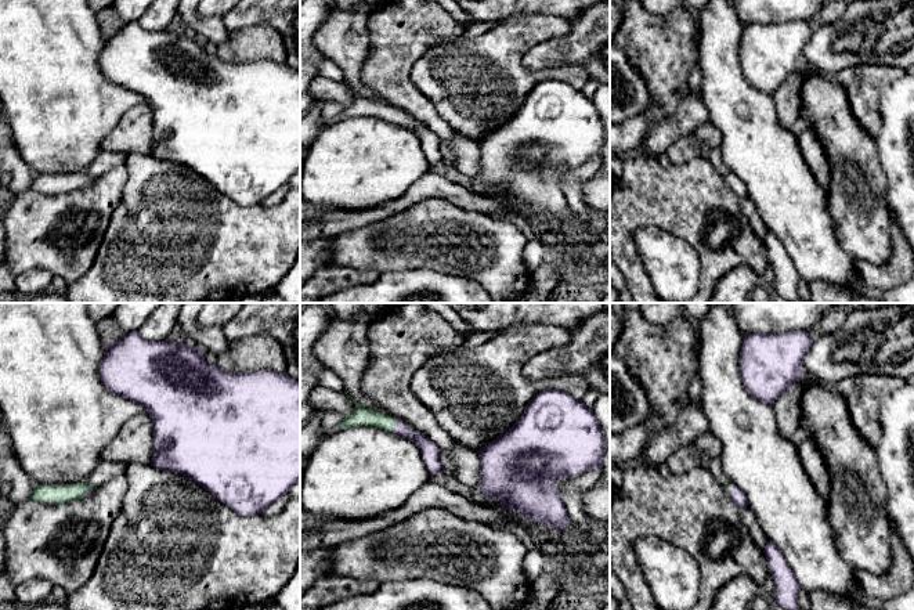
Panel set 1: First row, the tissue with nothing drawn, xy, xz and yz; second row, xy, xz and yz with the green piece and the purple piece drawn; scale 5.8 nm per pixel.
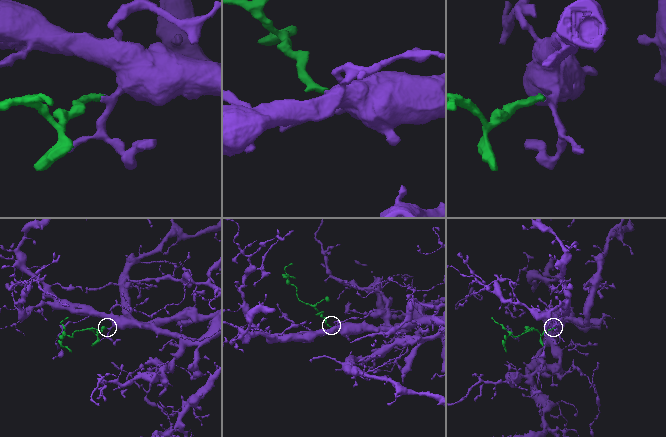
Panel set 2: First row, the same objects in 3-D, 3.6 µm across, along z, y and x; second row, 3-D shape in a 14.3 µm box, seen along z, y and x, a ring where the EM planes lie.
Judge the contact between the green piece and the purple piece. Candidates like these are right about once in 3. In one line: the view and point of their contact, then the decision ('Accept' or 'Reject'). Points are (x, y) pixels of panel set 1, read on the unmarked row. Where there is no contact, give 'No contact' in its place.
Touches green at xz (394, 114). Accept

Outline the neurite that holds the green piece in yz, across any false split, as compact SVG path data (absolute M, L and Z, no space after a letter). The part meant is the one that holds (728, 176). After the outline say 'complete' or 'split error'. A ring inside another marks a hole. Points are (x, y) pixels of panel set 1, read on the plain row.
M727 173L723 178L738 198L748 196L745 184L736 174Z | split error

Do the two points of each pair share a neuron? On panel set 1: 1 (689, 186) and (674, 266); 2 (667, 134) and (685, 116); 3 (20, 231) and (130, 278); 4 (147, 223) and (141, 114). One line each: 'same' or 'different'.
1: different
2: same
3: different
4: different

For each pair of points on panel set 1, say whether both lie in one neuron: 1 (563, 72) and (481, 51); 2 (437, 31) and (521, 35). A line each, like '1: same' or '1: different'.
1: same
2: different

